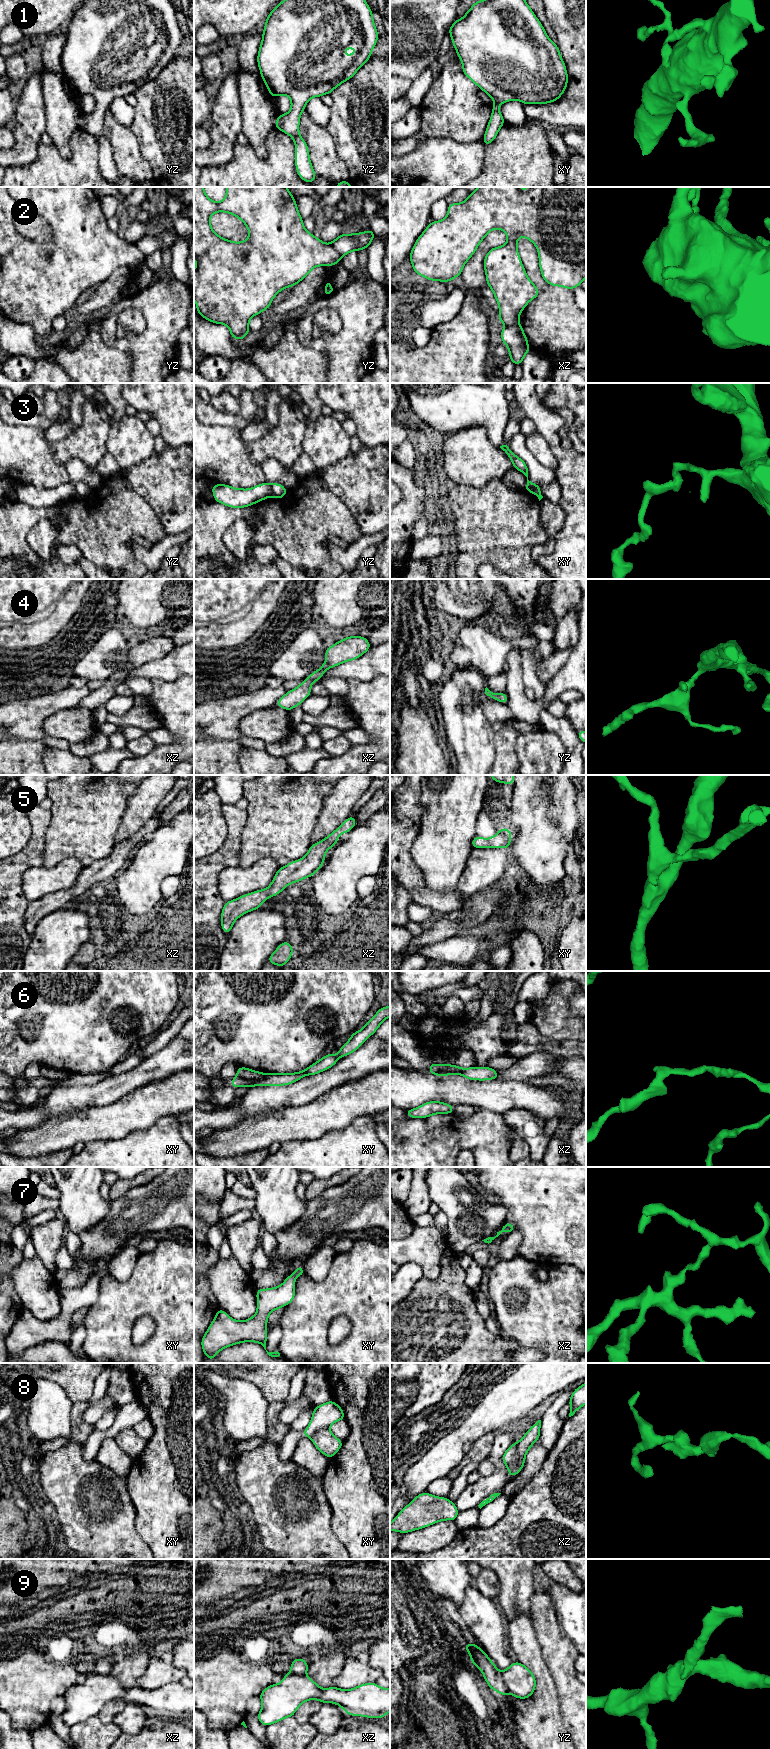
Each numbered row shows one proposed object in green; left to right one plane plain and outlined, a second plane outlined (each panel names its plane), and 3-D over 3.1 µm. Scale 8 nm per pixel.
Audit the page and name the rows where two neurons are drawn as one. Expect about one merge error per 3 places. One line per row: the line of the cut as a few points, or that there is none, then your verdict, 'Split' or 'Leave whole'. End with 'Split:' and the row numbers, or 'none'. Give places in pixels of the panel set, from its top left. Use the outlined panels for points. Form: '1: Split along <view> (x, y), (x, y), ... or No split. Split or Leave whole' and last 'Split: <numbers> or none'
1: No split. Leave whole
2: Split along yz (329, 244), (339, 259). Split
3: Split along xy (534, 484), (534, 488), (539, 492), (538, 496). Split
4: No split. Leave whole
5: No split. Leave whole
6: Split along xy (265, 1074), (255, 1078), (241, 1078), (237, 1075). Split
7: No split. Leave whole
8: Split along xz (516, 1442), (519, 1464), (522, 1467). Split
9: Split along yz (500, 1672), (502, 1682), (508, 1691). Split
Split: 2, 3, 6, 8, 9

